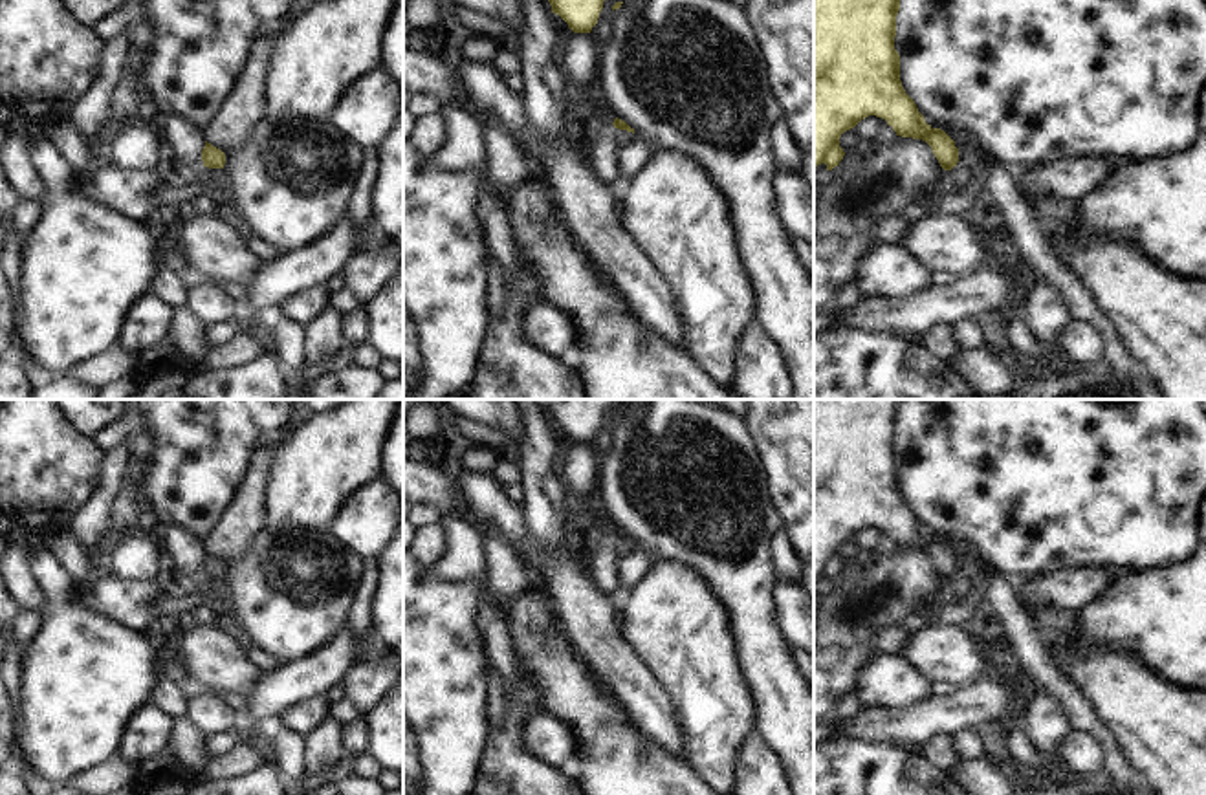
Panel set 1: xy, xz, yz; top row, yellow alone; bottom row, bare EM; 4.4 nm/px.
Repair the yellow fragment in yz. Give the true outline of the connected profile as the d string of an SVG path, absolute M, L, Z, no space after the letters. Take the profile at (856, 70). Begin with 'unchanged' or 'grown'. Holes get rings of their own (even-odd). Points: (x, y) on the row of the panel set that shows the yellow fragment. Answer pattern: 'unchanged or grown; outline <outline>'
unchanged; outline M814 0L814 169L839 165L843 132L876 115L902 137L926 141L944 170L959 163L955 141L926 123L900 81L900 55L894 49L900 0Z

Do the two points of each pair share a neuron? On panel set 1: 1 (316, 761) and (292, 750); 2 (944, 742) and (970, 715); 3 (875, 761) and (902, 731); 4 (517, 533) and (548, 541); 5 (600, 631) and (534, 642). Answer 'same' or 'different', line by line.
1: different
2: different
3: different
4: different
5: different

